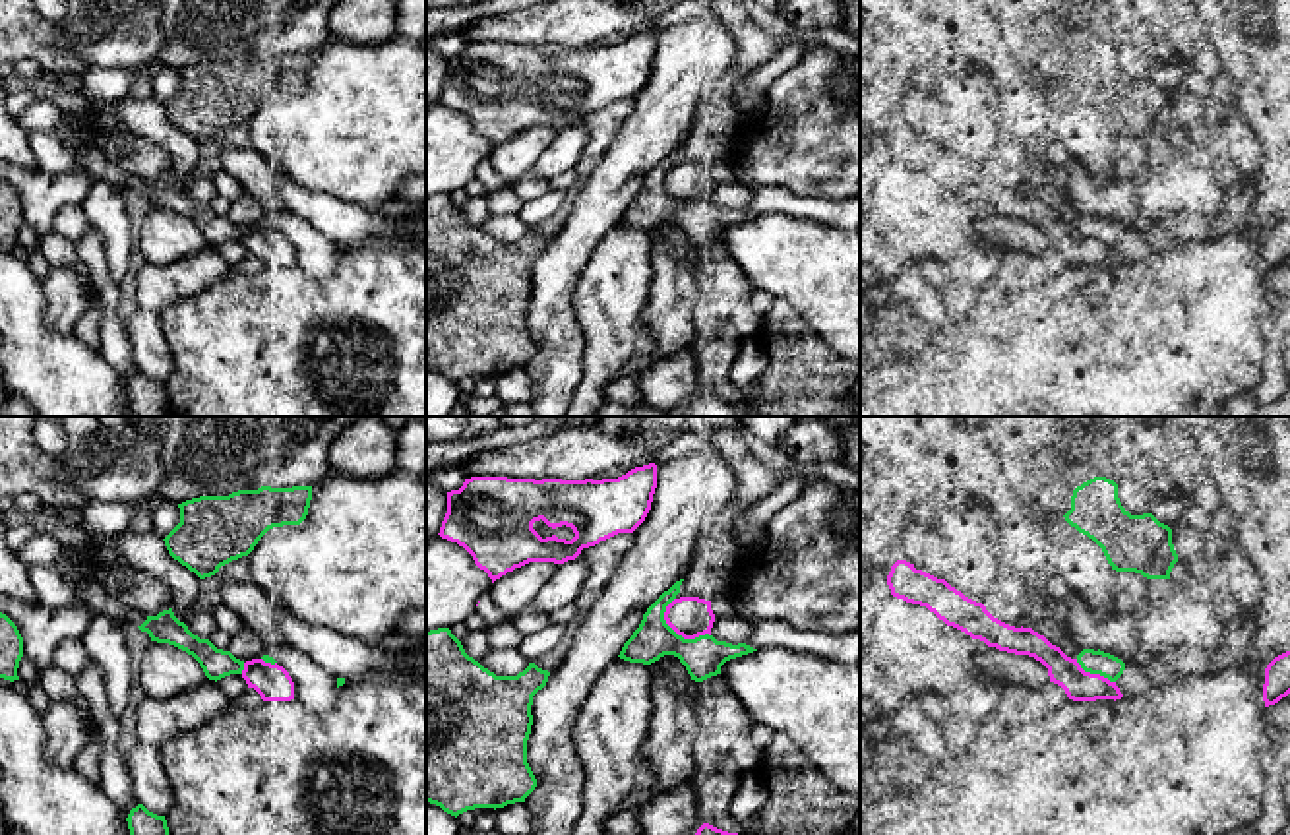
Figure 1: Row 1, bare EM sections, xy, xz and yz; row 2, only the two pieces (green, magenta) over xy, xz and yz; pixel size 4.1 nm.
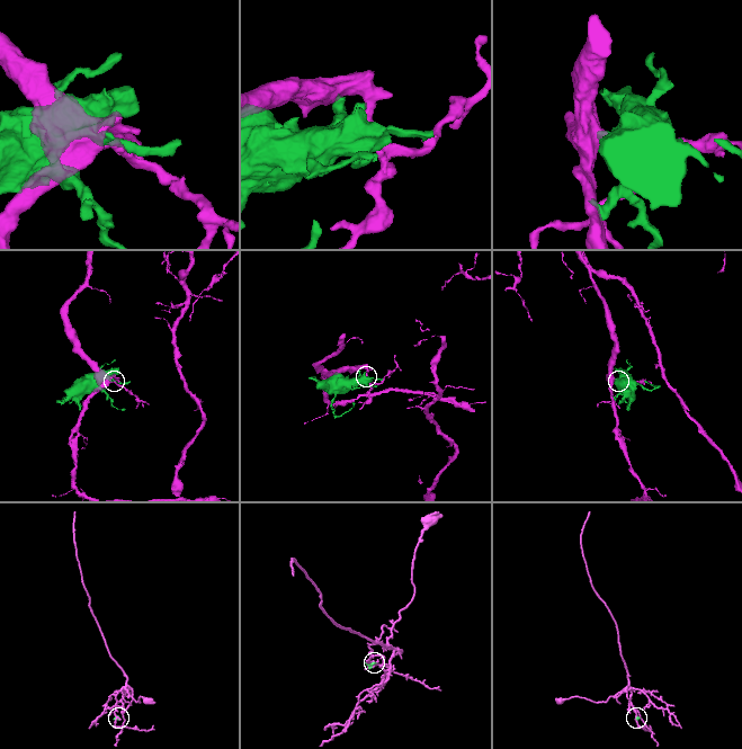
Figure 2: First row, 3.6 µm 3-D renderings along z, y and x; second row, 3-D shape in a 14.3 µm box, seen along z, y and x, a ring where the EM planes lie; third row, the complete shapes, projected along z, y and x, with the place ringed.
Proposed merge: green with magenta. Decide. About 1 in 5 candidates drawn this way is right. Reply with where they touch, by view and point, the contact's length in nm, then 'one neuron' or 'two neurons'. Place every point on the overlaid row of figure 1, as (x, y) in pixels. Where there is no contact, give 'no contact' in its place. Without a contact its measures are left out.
contact xz (680, 636); length 220 nm; two neurons

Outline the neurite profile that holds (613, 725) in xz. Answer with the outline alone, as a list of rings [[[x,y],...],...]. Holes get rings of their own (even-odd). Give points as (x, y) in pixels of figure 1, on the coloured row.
[[[618,657],[579,709],[573,738],[585,789],[573,835],[608,835],[606,820],[630,794],[666,790],[643,756],[653,715],[651,676],[651,665]]]

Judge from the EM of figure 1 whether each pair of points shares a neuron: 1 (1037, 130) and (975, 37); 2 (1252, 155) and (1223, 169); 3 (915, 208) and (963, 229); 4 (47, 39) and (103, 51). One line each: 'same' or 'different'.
1: same
2: different
3: same
4: different

